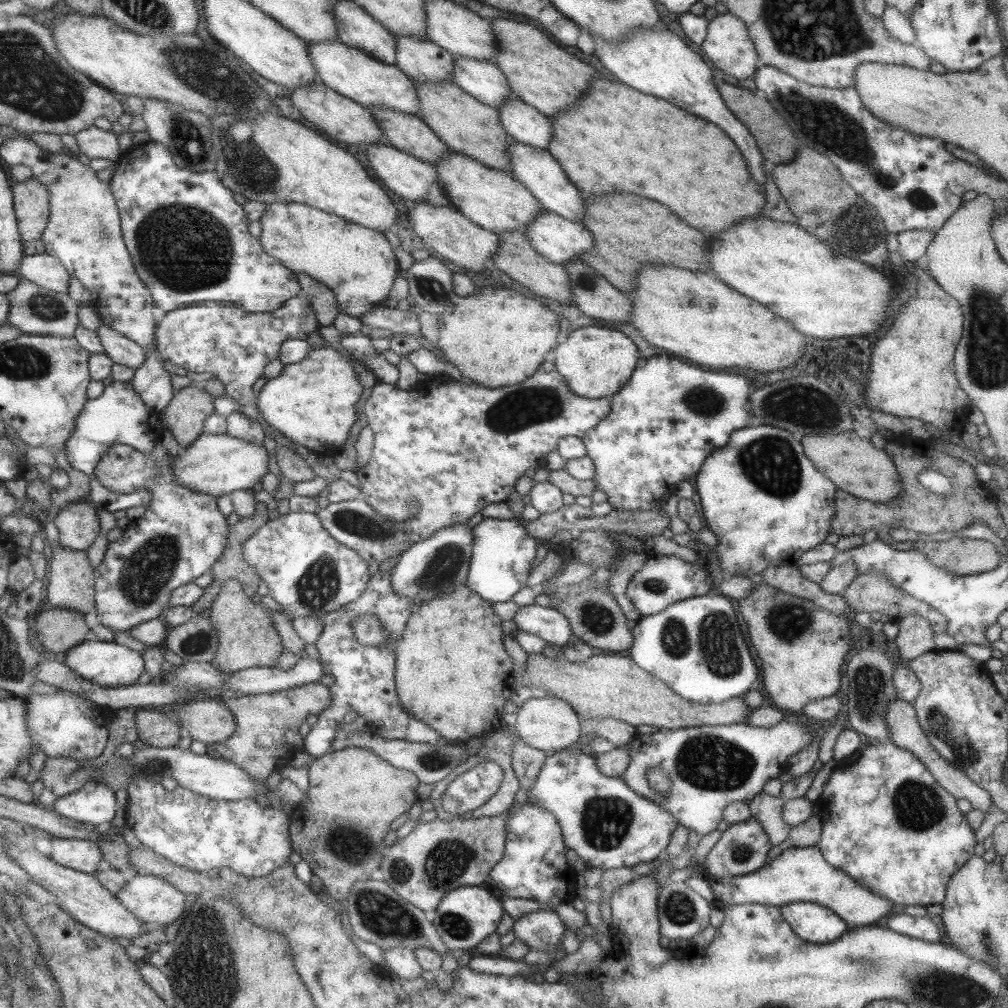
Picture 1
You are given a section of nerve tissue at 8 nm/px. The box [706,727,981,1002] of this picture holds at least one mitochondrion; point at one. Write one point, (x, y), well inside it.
(917, 806)

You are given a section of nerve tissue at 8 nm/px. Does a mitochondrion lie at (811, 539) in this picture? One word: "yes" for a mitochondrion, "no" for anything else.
no

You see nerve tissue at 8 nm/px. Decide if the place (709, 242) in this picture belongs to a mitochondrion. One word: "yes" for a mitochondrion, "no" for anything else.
no

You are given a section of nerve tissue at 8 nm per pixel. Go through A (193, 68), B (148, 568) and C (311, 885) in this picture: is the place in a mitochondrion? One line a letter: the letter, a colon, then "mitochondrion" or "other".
A: mitochondrion
B: mitochondrion
C: other

